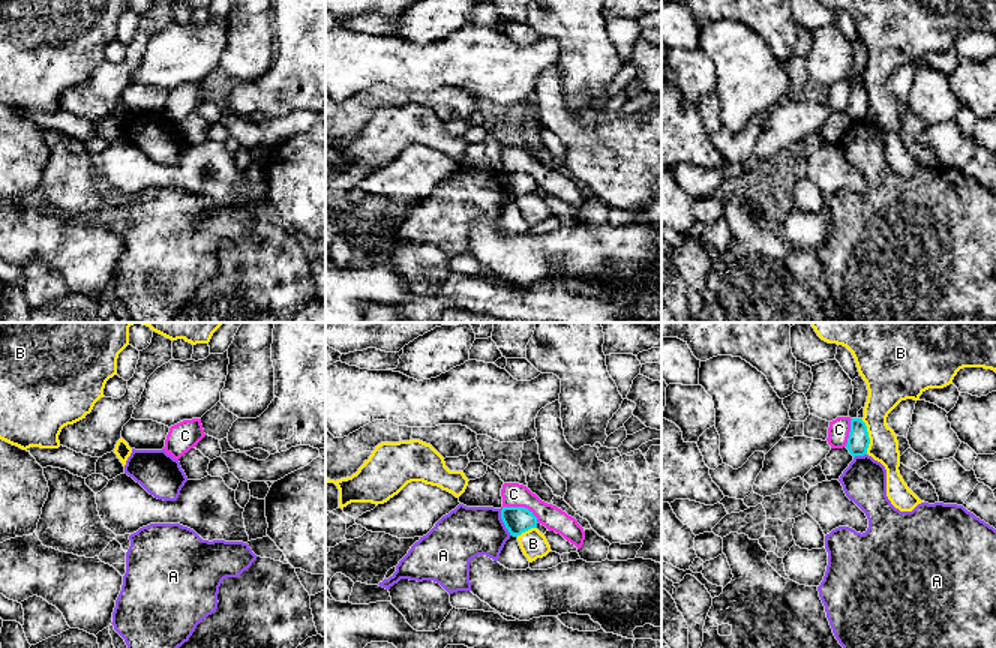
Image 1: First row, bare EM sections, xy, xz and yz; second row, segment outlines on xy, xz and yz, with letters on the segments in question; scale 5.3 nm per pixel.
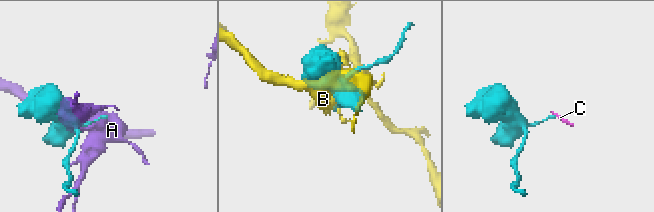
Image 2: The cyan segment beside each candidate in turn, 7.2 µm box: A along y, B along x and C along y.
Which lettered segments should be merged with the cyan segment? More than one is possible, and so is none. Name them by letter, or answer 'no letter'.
no letter

